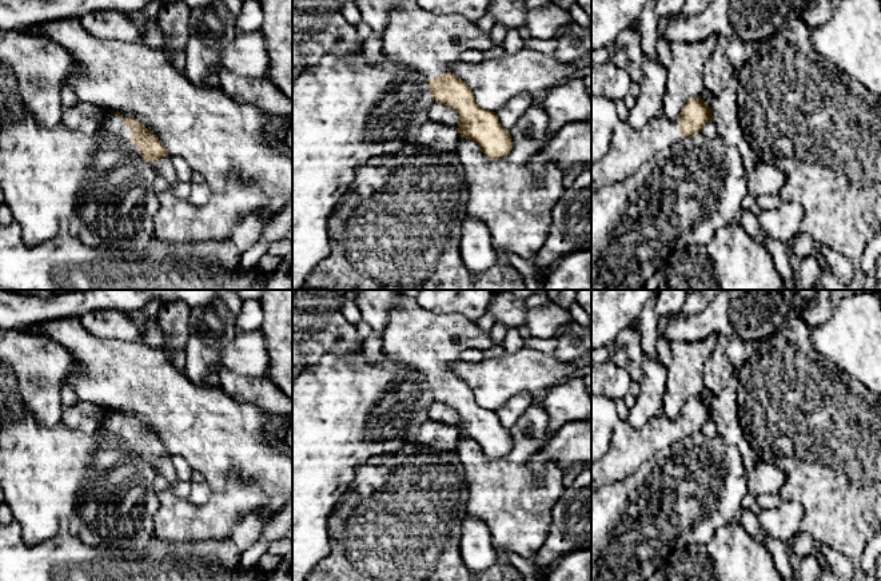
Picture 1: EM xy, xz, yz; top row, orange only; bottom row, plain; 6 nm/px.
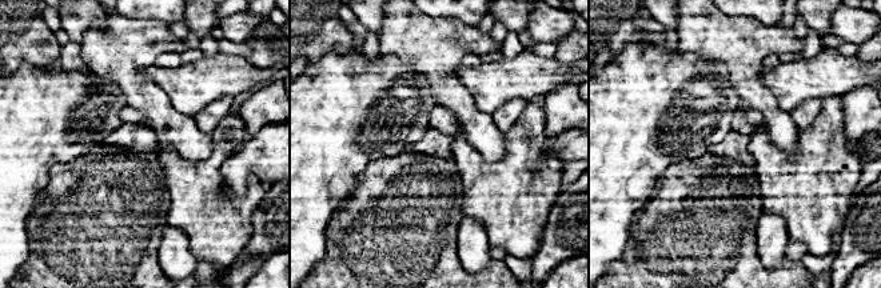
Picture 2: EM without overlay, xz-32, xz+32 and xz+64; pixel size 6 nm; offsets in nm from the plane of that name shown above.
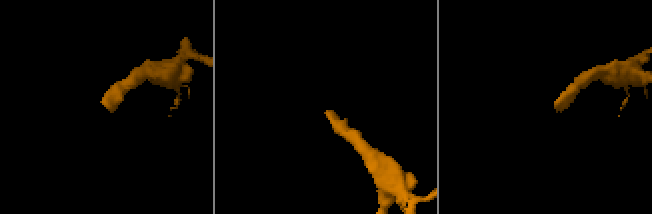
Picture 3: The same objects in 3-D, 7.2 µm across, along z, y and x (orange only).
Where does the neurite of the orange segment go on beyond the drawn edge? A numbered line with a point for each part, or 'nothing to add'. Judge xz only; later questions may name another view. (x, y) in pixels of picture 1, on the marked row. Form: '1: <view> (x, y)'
1: xz (430, 44)

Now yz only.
1: yz (630, 150)

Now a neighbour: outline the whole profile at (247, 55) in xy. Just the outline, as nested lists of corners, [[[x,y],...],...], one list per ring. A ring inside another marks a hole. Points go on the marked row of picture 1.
[[[238,32],[236,37],[226,44],[220,64],[222,68],[246,77],[266,79],[270,55],[262,32]]]

